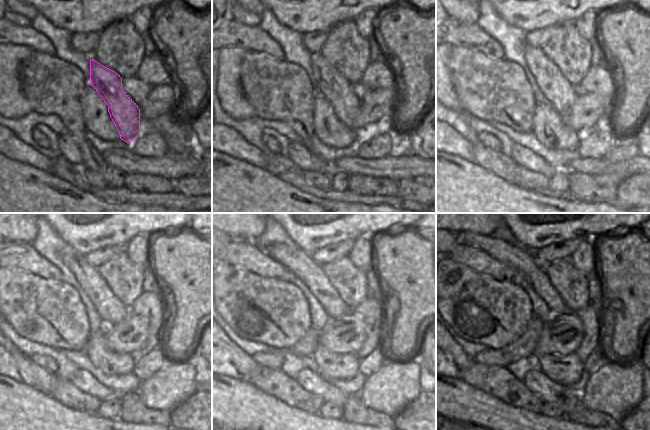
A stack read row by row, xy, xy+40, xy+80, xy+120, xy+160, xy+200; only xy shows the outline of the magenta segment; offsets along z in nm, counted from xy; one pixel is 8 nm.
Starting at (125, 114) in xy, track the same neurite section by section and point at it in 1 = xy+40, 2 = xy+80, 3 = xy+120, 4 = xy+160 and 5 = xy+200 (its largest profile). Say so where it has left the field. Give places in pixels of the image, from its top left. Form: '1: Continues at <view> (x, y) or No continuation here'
1: Continues at xy+40 (330, 83)
2: Continues at xy+80 (559, 92)
3: Continues at xy+120 (111, 310)
4: Continues at xy+160 (298, 261)
5: Continues at xy+200 (516, 256).

